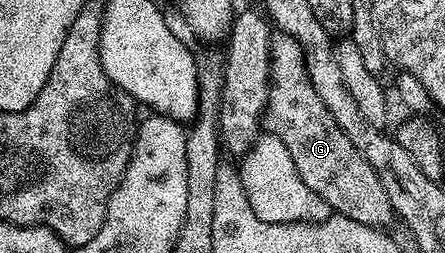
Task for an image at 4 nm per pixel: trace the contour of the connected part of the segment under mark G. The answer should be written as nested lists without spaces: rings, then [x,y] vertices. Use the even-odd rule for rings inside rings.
[[[275,32],[270,39],[270,90],[264,129],[288,147],[300,179],[304,179],[337,216],[356,219],[356,223],[380,230],[395,224],[396,214],[384,191],[384,183],[380,183],[374,168],[356,151],[352,139],[344,135],[320,95],[316,95],[306,73],[306,53],[287,33]]]

